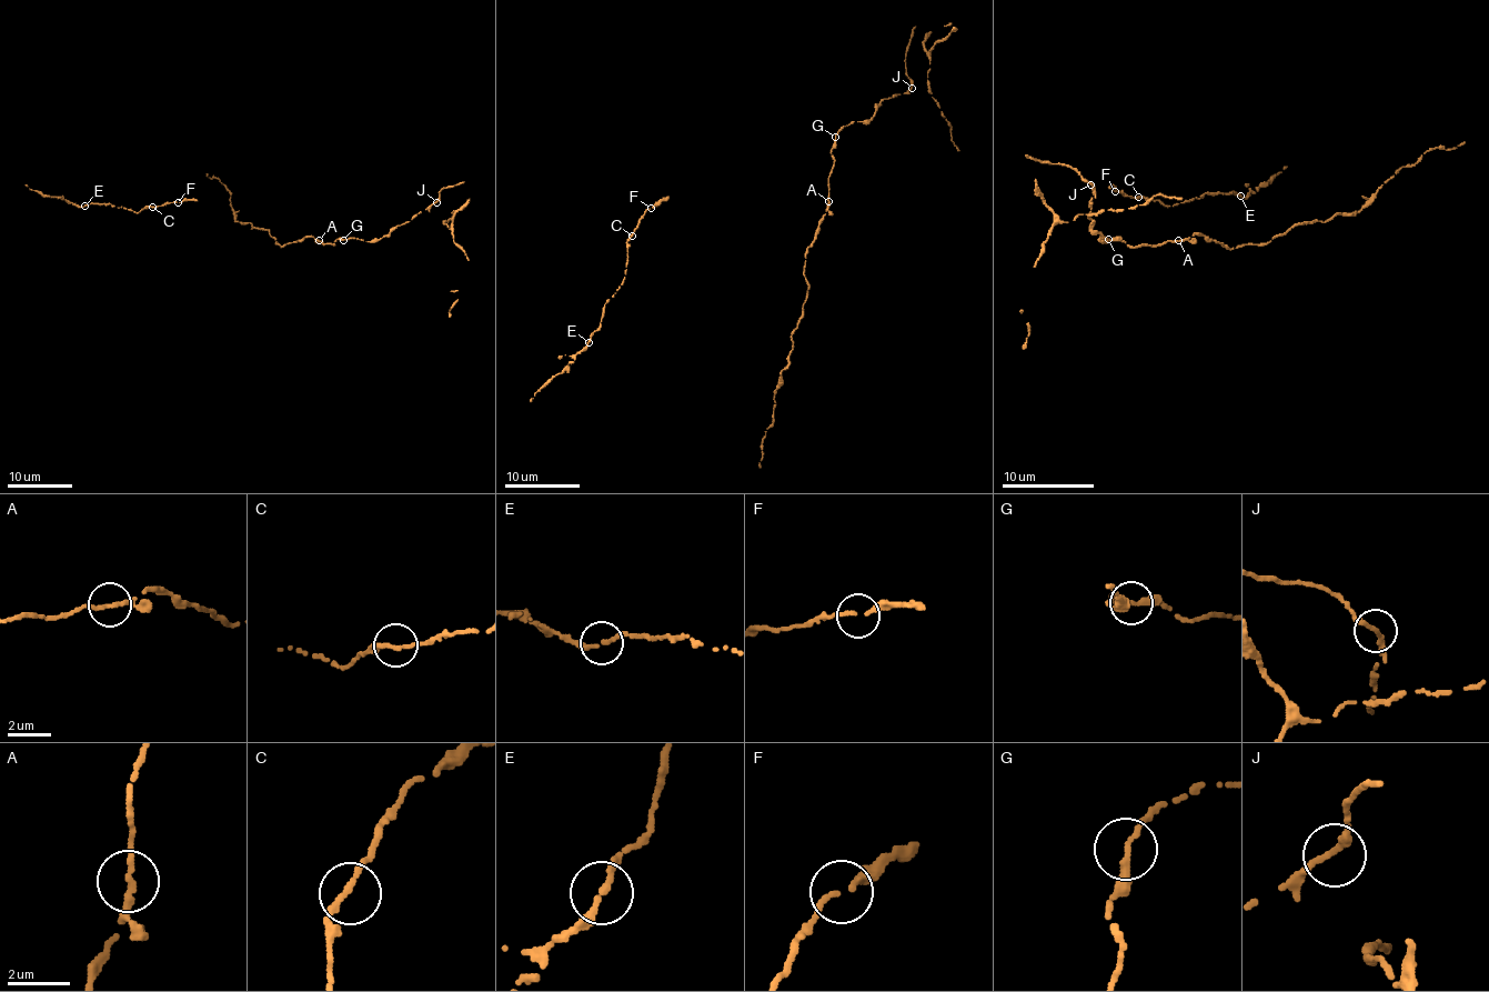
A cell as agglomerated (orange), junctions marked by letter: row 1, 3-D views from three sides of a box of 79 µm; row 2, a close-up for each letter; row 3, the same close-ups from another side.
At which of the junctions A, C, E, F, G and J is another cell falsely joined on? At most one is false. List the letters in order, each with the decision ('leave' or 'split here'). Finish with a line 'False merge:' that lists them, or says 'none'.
A: leave
C: leave
E: leave
F: leave
G: leave
J: leave
False merge: none

